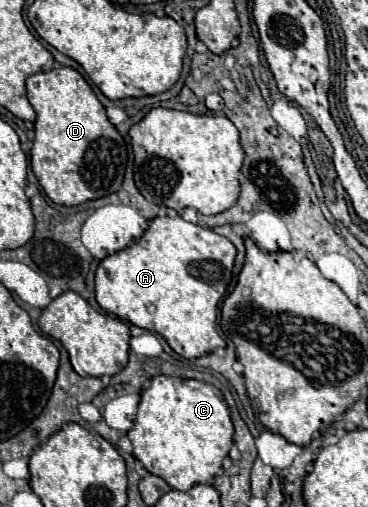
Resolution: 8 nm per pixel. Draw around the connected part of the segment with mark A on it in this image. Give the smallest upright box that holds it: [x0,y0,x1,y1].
[96,216,236,360]

